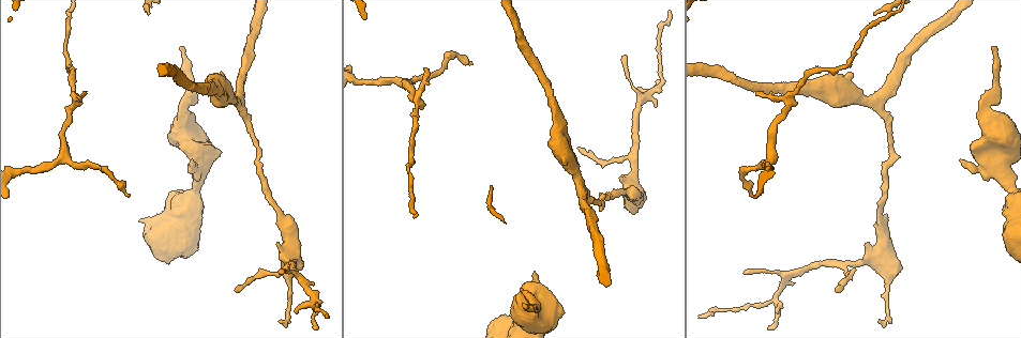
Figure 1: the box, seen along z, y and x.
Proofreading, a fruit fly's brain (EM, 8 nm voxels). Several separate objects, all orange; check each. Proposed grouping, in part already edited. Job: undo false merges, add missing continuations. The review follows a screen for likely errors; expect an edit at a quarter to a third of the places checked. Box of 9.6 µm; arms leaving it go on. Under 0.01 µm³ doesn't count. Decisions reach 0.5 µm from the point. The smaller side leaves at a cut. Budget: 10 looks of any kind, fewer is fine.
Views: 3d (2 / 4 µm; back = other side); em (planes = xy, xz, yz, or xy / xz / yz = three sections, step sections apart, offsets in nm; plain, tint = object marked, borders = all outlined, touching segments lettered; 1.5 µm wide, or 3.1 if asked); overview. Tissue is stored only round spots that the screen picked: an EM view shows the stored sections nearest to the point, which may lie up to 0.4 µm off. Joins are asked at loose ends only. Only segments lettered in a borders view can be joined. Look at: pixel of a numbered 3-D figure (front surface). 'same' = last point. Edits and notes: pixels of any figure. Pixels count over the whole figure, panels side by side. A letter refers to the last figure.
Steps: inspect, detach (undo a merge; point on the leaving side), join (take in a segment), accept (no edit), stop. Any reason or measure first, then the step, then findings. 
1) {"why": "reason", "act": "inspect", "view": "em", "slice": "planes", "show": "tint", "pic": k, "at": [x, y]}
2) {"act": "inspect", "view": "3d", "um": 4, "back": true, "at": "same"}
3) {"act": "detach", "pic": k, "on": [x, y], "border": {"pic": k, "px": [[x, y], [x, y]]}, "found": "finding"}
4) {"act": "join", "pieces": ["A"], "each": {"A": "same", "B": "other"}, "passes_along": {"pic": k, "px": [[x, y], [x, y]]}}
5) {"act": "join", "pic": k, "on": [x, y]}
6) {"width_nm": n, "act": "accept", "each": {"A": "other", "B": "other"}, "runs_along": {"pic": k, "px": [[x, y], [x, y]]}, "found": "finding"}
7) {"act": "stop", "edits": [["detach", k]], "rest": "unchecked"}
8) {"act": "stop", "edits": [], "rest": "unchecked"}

{"why": "tapers out", "act": "inspect", "view": "3d", "um": 2, "pic": 1, "at": [640, 90]}

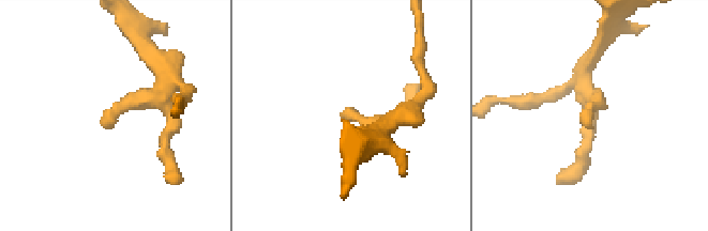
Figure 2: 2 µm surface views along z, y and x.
{"act": "inspect", "view": "em", "slice": "xy", "step": 8, "show": "borders", "pic": 2, "at": [347, 118]}

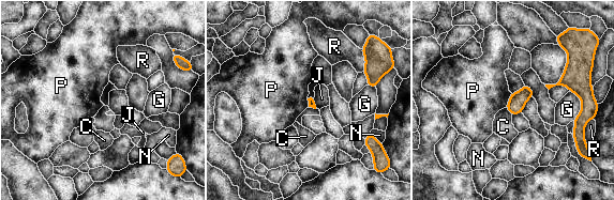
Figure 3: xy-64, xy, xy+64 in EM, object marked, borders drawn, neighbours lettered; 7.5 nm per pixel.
{"act": "inspect", "view": "em", "slice": "planes", "show": "borders", "at": "same"}

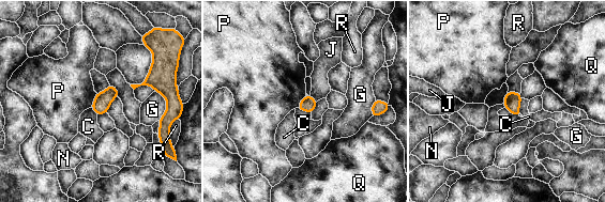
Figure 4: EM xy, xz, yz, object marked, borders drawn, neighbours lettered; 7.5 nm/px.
{"width_nm": 110, "act": "accept", "each": {"C": "other", "G": "other", "J": "other", "N": "other", "P": "other", "Q": "other", "R": "other"}, "border": {"pic": 4, "px": [[96, 93], [90, 107]]}, "found": "none of them fits"}

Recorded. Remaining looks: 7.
{"why": "calibre changes", "act": "inspect", "view": "3d", "um": 4, "back": true, "pic": 1, "at": [877, 105]}

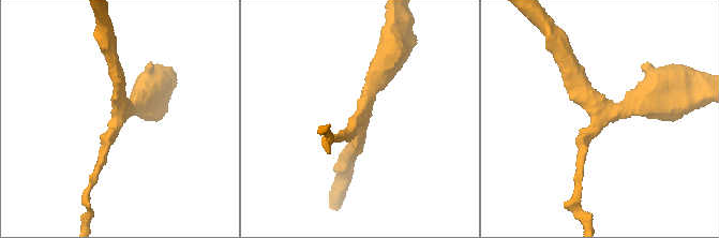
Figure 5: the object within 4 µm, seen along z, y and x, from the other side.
{"arms": 3, "why": "now the EM", "act": "inspect", "view": "em", "slice": "xz", "step": 4, "show": "borders", "pic": 5, "at": [601, 119]}

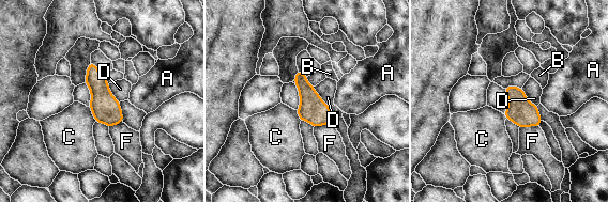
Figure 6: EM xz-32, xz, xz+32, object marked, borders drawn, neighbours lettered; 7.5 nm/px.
{"act": "accept", "each": {"A": "other", "B": "other", "C": "other", "D": "other", "F": "other"}, "border": {"pic": 6, "px": [[521, 89], [526, 97], [536, 106]]}, "found": "all the same cell"}

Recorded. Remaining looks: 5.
{"why": "calibre changes", "act": "inspect", "view": "em", "slice": "planes", "show": "plain", "pic": 1, "at": [188, 98]}

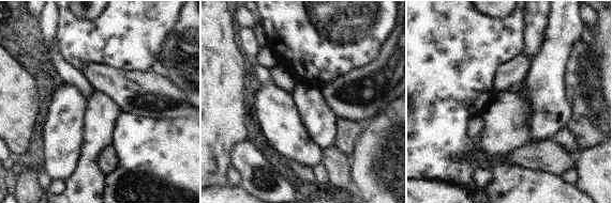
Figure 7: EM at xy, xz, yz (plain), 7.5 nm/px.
{"why": "with the object marked", "act": "inspect", "view": "em", "slice": "planes", "show": "tint", "at": "same"}

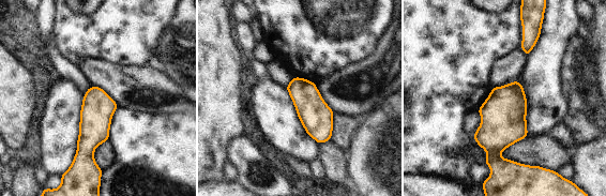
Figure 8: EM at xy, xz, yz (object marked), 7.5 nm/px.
{"act": "inspect", "view": "em", "slice": "planes", "show": "borders", "at": "same"}

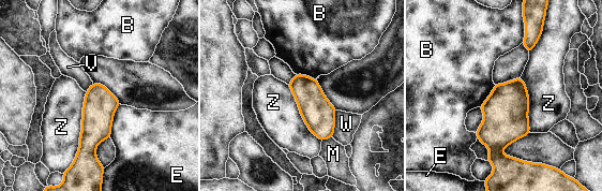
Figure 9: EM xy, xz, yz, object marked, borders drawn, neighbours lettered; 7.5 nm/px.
{"act": "accept", "each": {"B": "other", "E": "other", "M": "other", "V": "other", "W": "other", "Z": "other"}, "border": {"pic": 9, "px": [[87, 92], [79, 148], [62, 173]]}, "found": "all the same cell"}

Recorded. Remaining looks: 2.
{"act": "stop", "edits": [], "rest": "unchecked"}

